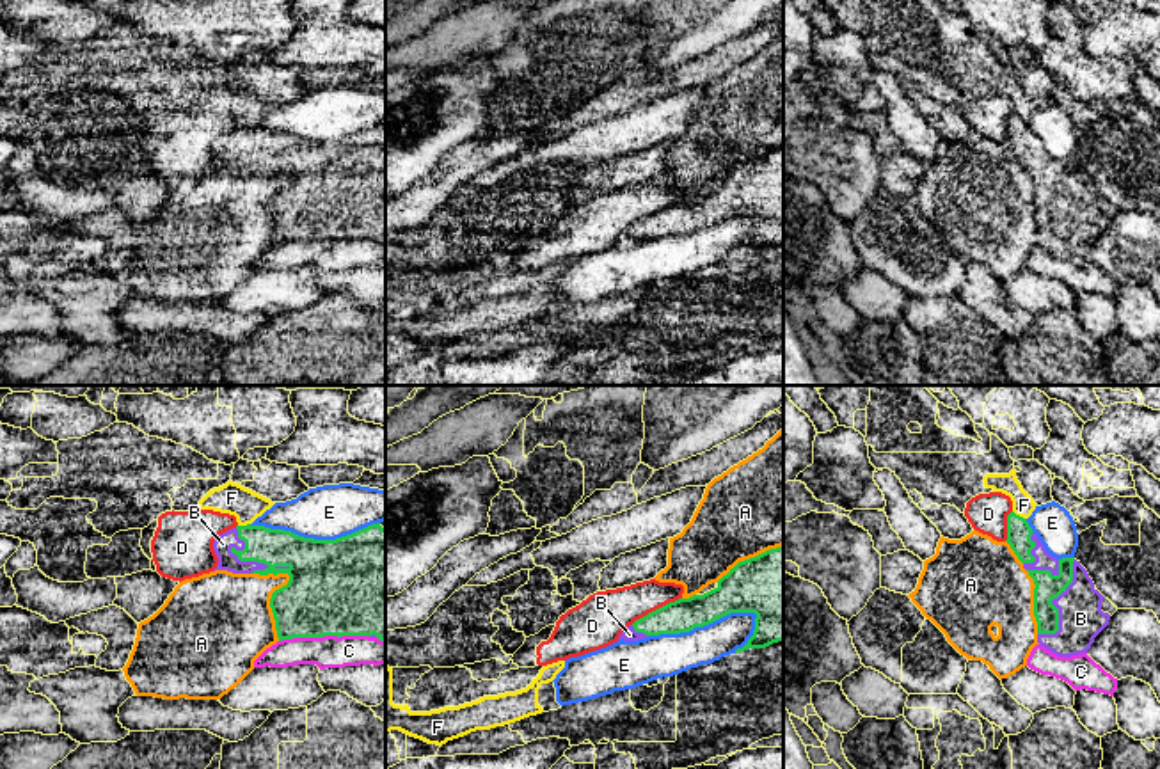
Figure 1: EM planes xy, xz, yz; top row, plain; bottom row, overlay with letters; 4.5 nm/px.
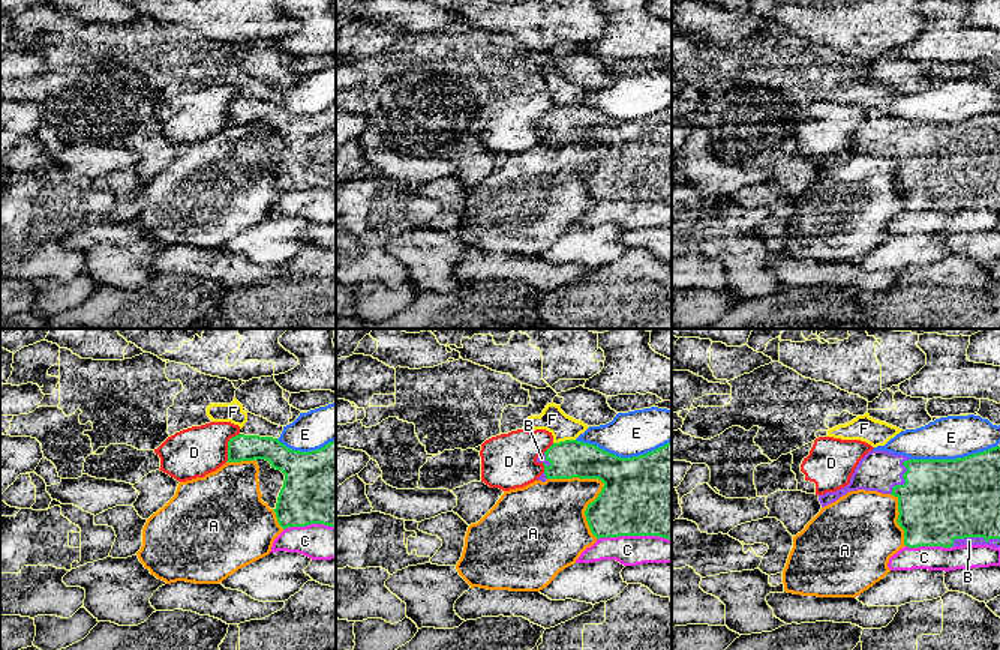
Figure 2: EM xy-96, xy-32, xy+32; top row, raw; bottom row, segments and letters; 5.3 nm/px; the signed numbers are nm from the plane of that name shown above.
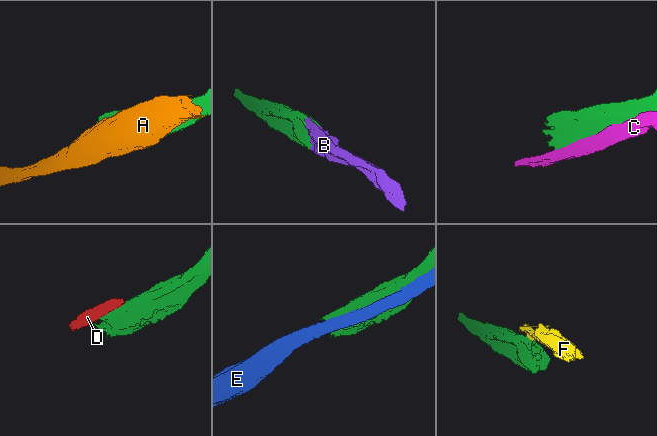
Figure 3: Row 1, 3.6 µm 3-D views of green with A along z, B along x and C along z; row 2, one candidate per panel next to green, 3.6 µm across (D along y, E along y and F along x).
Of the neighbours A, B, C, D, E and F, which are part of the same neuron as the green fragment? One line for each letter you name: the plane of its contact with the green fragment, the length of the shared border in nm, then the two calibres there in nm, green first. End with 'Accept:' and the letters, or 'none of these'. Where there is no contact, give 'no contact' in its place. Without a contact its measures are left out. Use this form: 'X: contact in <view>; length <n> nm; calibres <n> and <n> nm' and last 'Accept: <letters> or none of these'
B: contact in xy; length 240 nm; calibres 180 and 90 nm
Accept: B

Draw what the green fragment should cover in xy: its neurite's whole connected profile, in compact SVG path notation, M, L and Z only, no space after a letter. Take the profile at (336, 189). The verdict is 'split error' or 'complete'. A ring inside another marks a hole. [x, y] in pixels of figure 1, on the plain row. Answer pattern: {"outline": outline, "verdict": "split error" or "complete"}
{"outline": "M380 124L336 142L304 140L265 128L236 128L215 140L213 153L218 160L215 172L290 178L288 186L275 192L270 201L279 243L323 238L369 238L385 243L385 131Z", "verdict": "split error"}

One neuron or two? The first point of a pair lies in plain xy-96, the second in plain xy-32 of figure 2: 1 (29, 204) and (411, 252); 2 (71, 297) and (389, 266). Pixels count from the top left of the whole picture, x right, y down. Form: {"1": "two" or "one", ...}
{"1": "two", "2": "two"}

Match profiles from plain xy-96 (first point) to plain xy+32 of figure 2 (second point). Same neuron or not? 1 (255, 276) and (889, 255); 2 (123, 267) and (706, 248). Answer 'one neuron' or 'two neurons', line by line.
1: two neurons
2: one neuron

